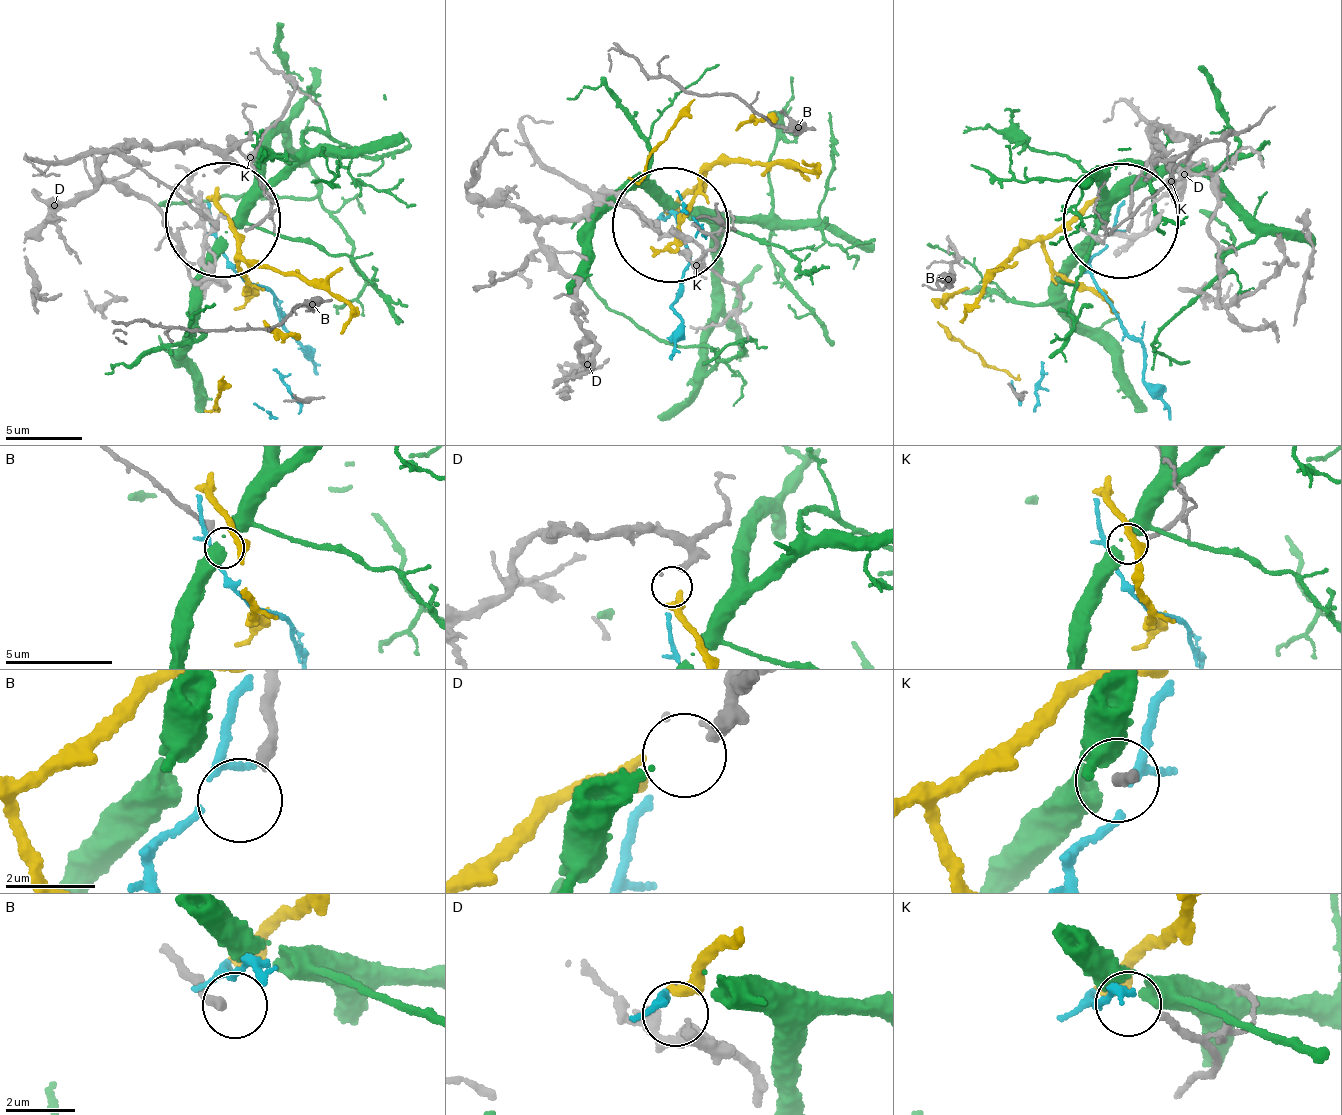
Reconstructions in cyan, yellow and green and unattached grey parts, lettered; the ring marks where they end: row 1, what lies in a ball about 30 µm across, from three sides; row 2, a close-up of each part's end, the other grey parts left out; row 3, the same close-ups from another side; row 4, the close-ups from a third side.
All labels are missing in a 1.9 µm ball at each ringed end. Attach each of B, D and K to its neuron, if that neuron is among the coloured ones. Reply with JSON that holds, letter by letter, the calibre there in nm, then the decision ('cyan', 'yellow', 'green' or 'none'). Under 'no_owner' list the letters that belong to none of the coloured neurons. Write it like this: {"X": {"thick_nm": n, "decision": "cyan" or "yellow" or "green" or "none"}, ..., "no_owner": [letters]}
{"B": {"thick_nm": 280, "decision": "none"}, "D": {"thick_nm": 280, "decision": "yellow"}, "K": {"thick_nm": 200, "decision": "none"}, "no_owner": ["B", "K"]}

